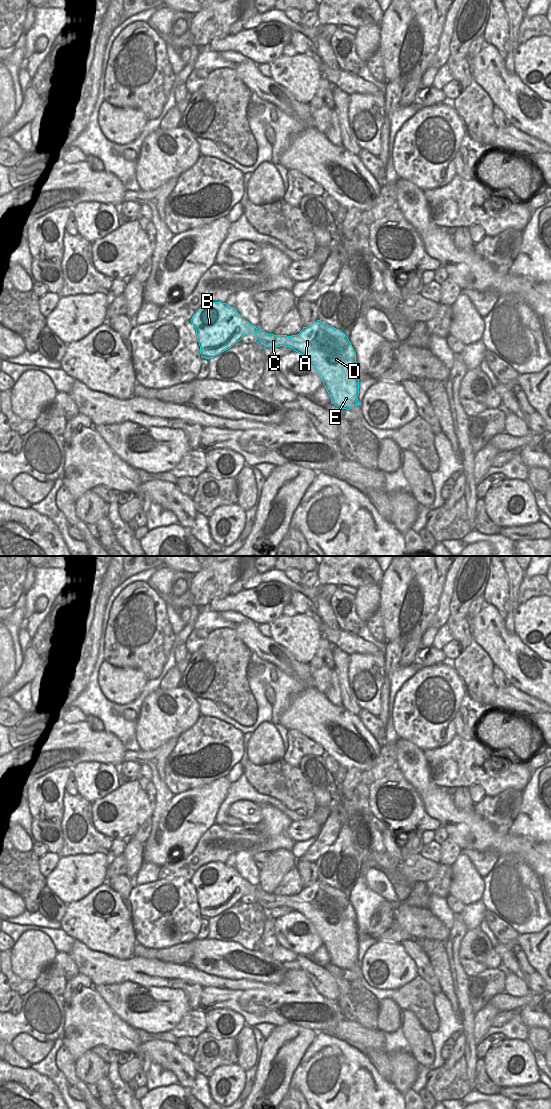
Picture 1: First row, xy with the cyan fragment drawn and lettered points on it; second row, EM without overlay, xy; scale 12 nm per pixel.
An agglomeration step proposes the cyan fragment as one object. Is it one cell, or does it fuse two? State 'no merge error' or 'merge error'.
no merge error

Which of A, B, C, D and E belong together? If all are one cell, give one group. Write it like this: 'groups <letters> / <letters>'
groups A B C D E

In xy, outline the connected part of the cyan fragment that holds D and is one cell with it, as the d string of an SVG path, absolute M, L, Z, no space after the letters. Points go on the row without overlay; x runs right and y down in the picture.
M211 862L200 867L190 880L196 889L202 918L210 919L230 909L245 895L254 894L265 910L290 907L312 922L331 963L350 970L360 965L356 913L348 897L320 880L303 887L297 895L268 894L246 881L226 863Z

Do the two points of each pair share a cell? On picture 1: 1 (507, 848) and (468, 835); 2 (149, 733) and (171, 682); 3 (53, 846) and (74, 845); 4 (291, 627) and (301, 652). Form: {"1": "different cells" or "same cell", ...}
{"1": "same cell", "2": "different cells", "3": "different cells", "4": "same cell"}

